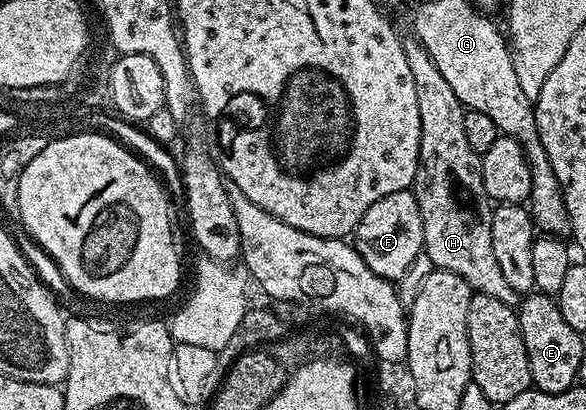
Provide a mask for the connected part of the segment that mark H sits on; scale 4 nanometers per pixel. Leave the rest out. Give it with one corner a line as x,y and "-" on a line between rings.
408,32
401,37
408,70
416,87
416,104
421,120
420,154
412,191
424,226
423,251
435,269
454,273
467,282
471,291
488,294
515,309
521,304
522,296
505,281
496,263
490,230
492,208
483,190
481,155
471,149
465,137
466,110
417,35

